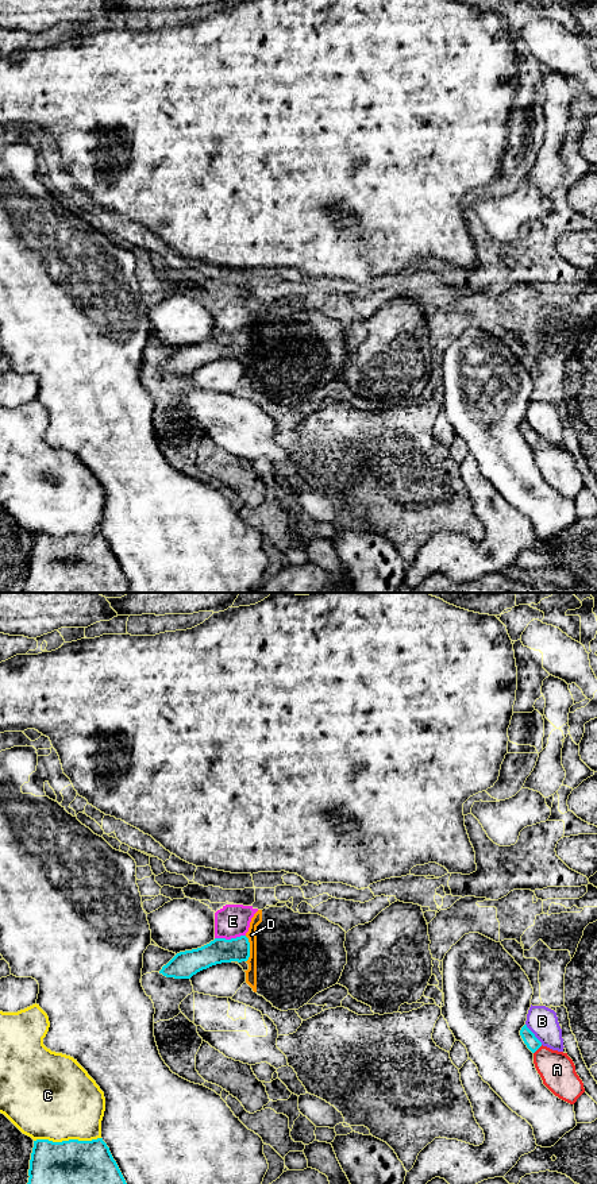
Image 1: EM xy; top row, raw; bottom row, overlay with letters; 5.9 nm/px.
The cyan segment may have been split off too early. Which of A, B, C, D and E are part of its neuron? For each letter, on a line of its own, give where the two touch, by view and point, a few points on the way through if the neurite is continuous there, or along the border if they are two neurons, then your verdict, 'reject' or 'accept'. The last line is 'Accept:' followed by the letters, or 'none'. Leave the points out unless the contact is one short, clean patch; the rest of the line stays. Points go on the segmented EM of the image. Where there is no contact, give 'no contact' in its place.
A: xy (538, 1048) | reject
B: xy (534, 1034) | reject
C: xy (66, 1141) | reject
D: xy (249, 949) | along xy (245, 936), (249, 943), (249, 959), (246, 961) | reject
E: xy (231, 938) | along xy (245, 934), (215, 938) | reject
Accept: none

